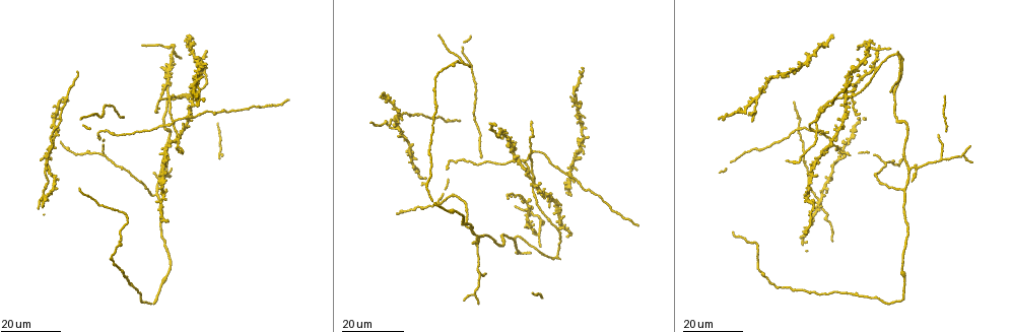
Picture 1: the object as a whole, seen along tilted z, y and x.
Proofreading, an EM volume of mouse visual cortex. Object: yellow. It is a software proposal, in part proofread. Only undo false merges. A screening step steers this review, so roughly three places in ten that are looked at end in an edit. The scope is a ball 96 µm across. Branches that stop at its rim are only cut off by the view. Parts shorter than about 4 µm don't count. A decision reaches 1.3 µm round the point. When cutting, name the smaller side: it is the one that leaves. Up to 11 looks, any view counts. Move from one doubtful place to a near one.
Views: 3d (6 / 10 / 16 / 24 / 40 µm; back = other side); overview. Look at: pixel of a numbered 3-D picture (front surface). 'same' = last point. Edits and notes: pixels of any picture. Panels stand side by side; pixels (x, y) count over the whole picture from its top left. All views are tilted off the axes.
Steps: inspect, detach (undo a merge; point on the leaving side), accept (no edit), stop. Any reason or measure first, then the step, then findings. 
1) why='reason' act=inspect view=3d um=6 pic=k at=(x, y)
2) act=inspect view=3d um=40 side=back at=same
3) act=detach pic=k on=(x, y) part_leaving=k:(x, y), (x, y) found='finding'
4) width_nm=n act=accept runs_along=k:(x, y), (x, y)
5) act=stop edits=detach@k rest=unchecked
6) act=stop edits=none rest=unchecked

why='two arms in line, one across' act=inspect view=3d um=16 pic=1 at=(396, 123)

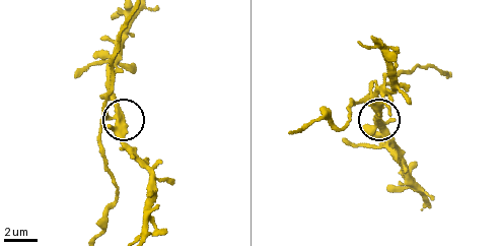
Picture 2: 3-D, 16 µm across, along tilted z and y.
act=inspect view=3d um=10 pic=2 at=(121, 120)

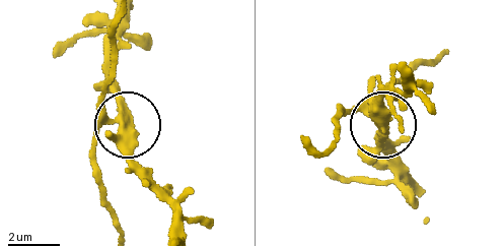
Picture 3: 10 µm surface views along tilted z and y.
width_nm=350 act=detach pic=3 on=(90, 150) part_leaving=3:(114, 119), (102, 96), (120, 13) found='two neurons meet here'

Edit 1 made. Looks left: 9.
why='looks like a crossing' act=inspect view=3d um=24 pic=1 at=(172, 126)

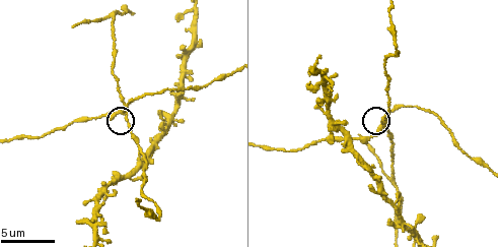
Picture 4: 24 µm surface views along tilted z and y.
act=inspect view=3d um=6 pic=4 at=(382, 126)

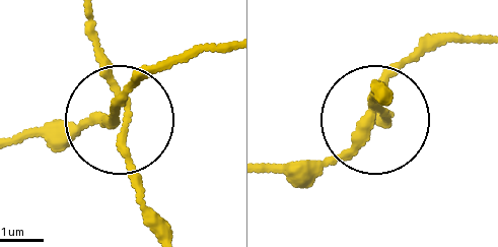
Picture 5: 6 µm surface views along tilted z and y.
arms=4 act=accept found='one neuron here'

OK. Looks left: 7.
why='branch point' act=inspect view=3d um=16 pic=4 at=(389, 177)

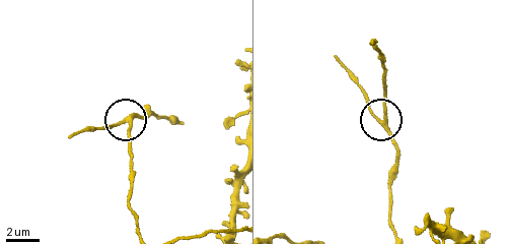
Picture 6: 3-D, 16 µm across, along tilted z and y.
act=inspect view=3d um=16 side=back pic=6 at=(128, 121)

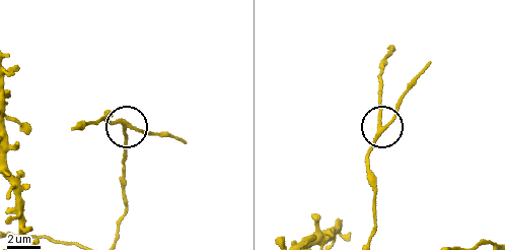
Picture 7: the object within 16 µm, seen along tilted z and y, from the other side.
side_arm_um=5 arms=3 act=accept found='one neuron here'

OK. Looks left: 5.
act=inspect view=3d um=16 pic=1 at=(519, 197)

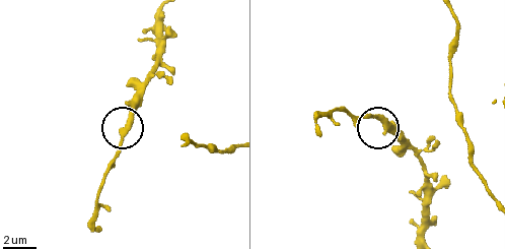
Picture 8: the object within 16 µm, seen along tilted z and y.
act=inspect view=3d um=10 pic=8 at=(380, 117)

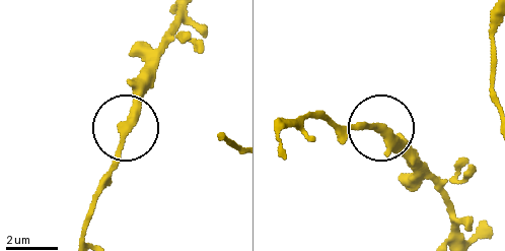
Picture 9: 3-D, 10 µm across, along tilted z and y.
arms=3 act=accept found='all the same neuron'

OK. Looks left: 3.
why='a fork' act=inspect view=3d um=16 pic=1 at=(941, 158)

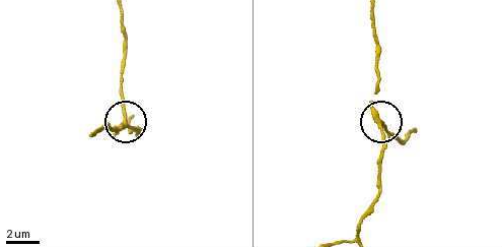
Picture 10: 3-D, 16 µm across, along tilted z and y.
why='closer look' act=inspect view=3d um=10 pic=10 at=(381, 122)

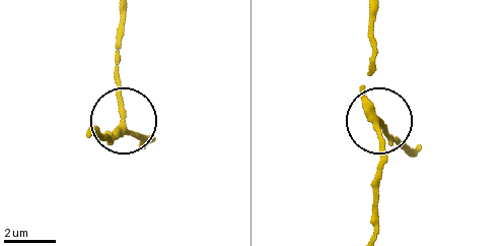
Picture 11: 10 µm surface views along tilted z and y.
arms=3 act=accept runs_along=11:(368, 11), (374, 57), (367, 99), (391, 133) found='continuous, no second neuron'

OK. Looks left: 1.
act=stop edits=detach@3 rest=unchecked

